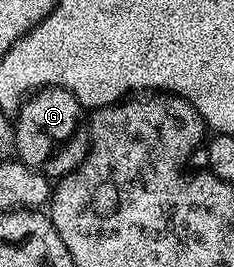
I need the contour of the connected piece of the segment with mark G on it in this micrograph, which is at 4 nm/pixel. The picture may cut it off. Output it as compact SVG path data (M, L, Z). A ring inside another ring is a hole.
M43 87L36 91L20 109L16 117L16 155L25 167L43 172L61 172L68 163L68 155L78 147L77 131L84 127L84 108L71 91L63 87Z

